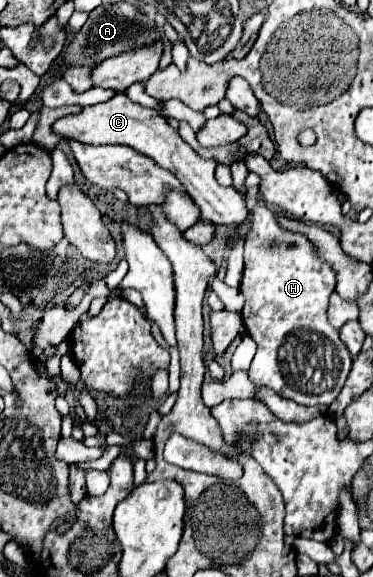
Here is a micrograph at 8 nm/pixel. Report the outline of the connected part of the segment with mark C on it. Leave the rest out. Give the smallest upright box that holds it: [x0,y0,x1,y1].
[54,93,248,225]

